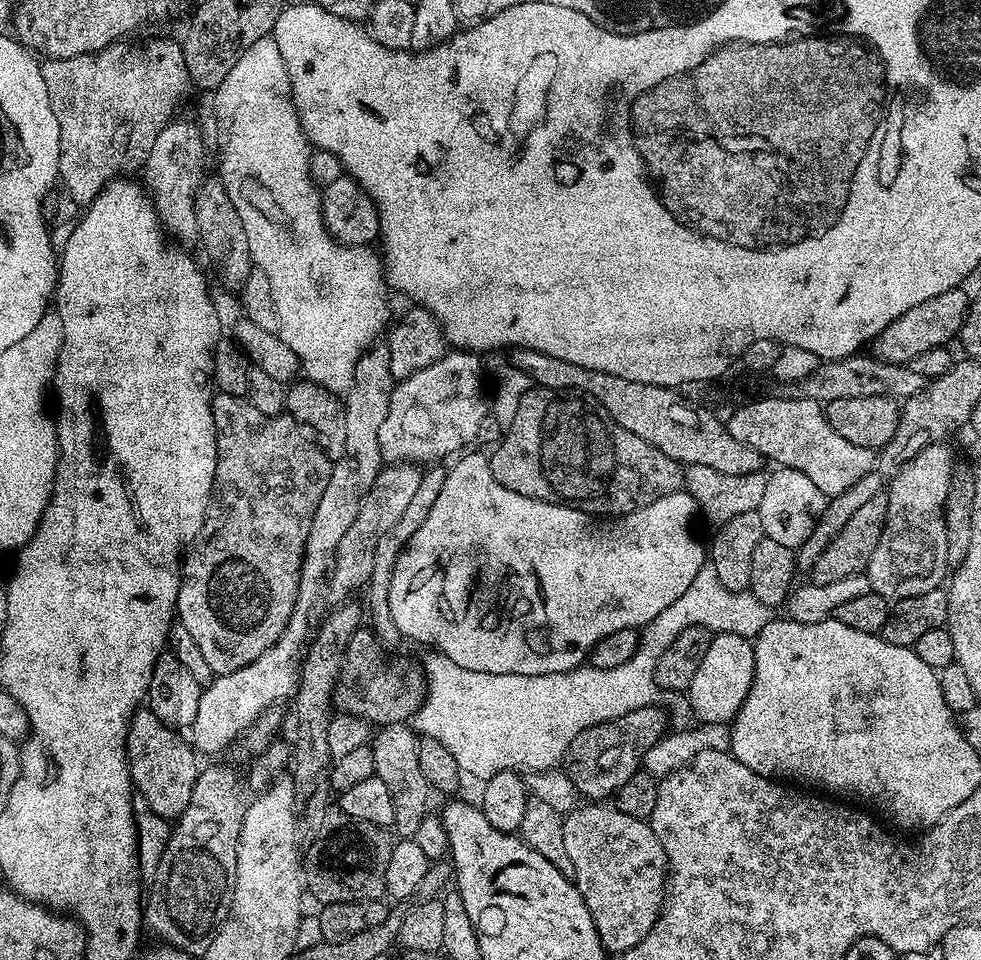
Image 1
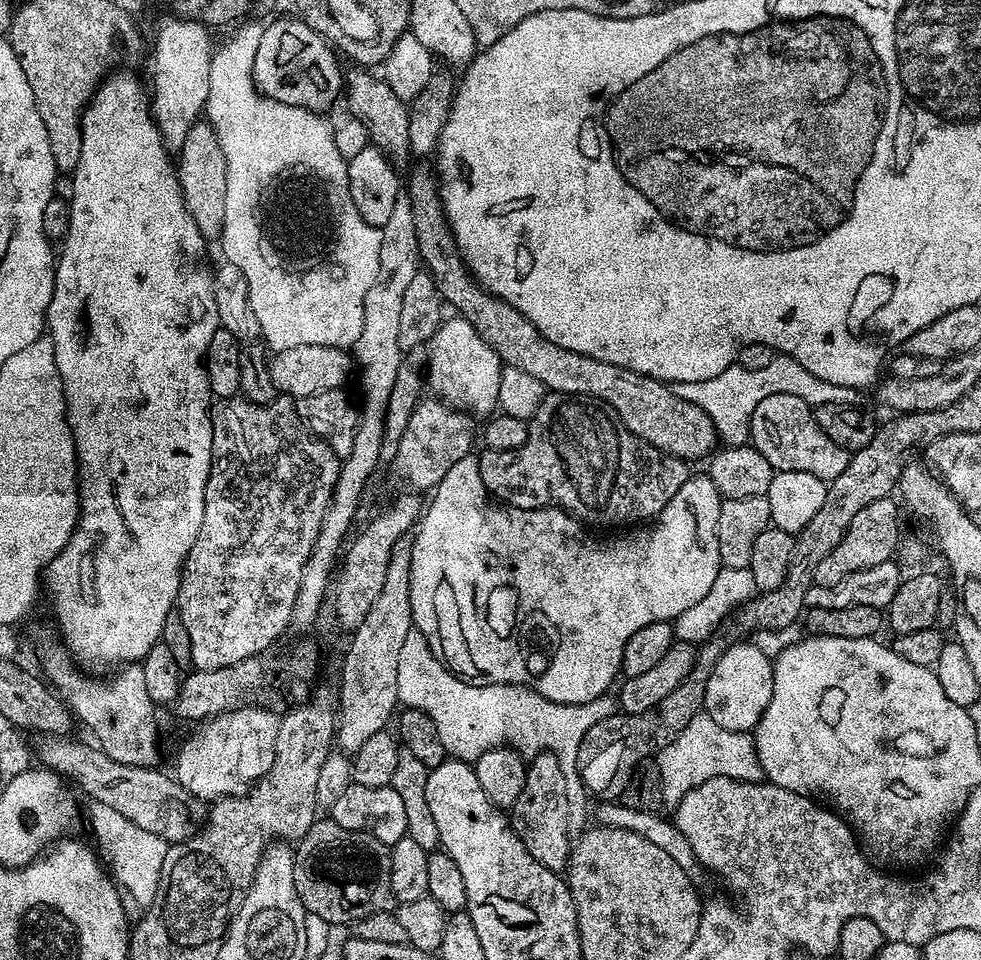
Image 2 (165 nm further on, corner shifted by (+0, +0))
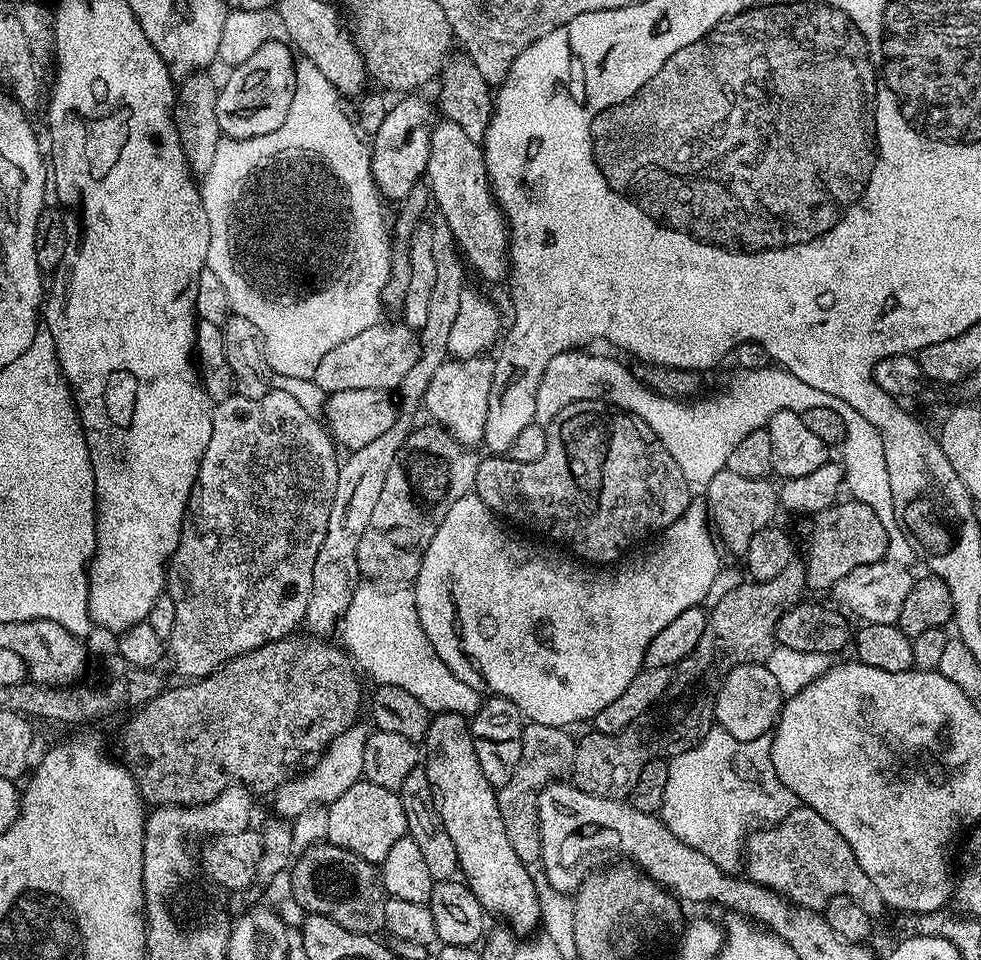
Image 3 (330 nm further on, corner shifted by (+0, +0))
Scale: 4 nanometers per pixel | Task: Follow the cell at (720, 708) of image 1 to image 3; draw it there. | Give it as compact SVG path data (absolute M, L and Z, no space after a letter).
M765 663L743 664L730 670L720 686L720 692L716 696L715 723L724 728L726 734L734 734L734 738L750 742L754 738L769 735L775 729L784 701L785 697L781 695L777 679L770 674Z

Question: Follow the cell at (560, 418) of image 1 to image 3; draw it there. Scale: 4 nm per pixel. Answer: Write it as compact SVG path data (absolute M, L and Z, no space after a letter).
M603 399L574 402L570 406L558 410L558 414L554 414L554 418L546 427L548 429L546 454L542 454L542 458L538 458L538 462L514 462L504 454L488 454L485 455L485 460L483 457L477 463L475 495L480 496L482 502L486 502L486 506L491 512L495 512L497 517L503 518L505 521L513 520L514 523L521 524L524 528L533 528L534 531L541 532L542 535L549 536L552 540L561 540L564 544L572 544L573 553L571 552L571 555L589 565L608 566L619 561L625 555L623 552L631 544L636 544L639 540L646 539L647 536L655 537L672 525L688 509L690 485L682 474L678 462L674 462L670 450L666 450L666 446L662 446L662 442L654 434L654 430L650 430L650 426L646 422L637 420L632 413L616 407L615 403L605 402Z

